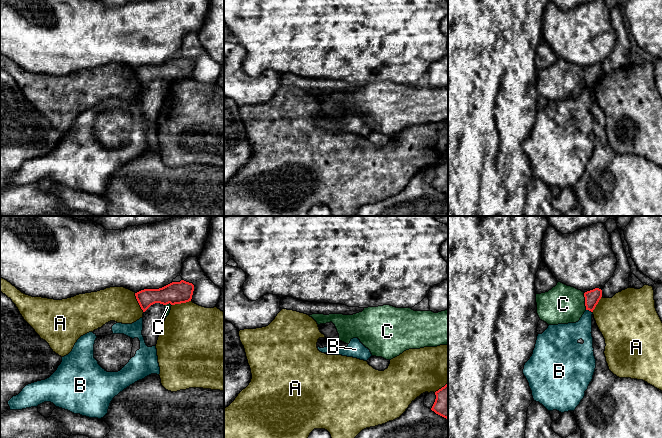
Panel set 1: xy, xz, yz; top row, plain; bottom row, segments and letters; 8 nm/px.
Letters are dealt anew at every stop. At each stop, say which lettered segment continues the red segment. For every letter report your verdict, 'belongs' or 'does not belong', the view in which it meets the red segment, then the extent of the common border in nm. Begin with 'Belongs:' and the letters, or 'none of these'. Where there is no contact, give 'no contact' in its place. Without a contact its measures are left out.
Belongs: none of these
A: does not belong; meets red in xy; contact 180 nm long
B: does not belong; meets red in yz; contact 50 nm long
C: does not belong; meets red in yz; contact 140 nm long

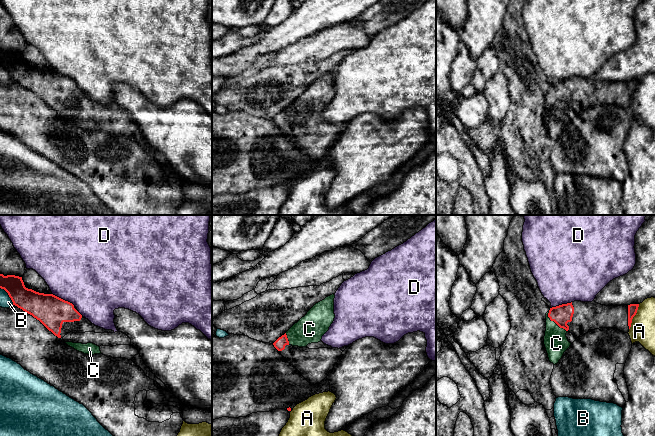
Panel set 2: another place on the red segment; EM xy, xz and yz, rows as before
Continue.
Belongs: C
A: does not belong; meets red in yz; contact 220 nm long
B: does not belong; meets red in xy; contact 180 nm long
C: belongs; meets red in yz; contact 220 nm long
D: does not belong; meets red in xy; contact 200 nm long

